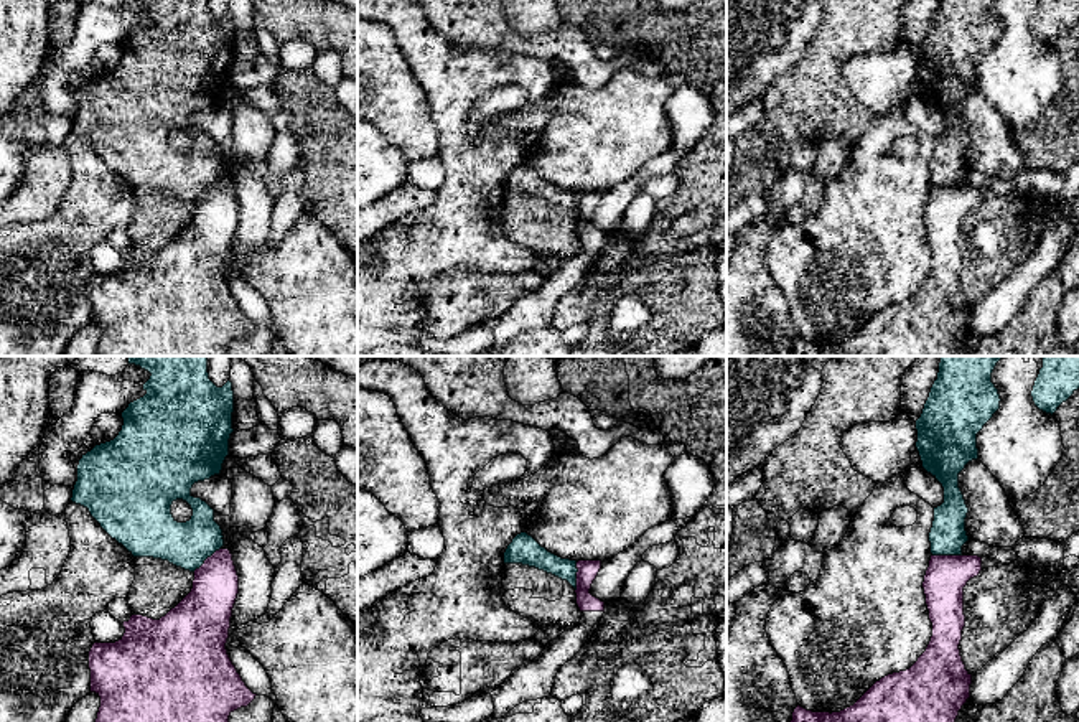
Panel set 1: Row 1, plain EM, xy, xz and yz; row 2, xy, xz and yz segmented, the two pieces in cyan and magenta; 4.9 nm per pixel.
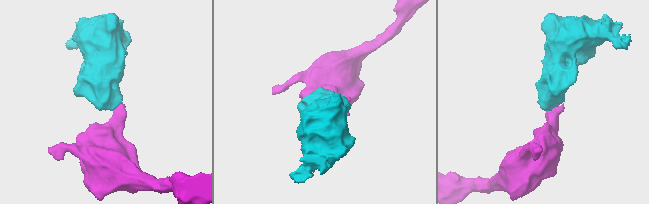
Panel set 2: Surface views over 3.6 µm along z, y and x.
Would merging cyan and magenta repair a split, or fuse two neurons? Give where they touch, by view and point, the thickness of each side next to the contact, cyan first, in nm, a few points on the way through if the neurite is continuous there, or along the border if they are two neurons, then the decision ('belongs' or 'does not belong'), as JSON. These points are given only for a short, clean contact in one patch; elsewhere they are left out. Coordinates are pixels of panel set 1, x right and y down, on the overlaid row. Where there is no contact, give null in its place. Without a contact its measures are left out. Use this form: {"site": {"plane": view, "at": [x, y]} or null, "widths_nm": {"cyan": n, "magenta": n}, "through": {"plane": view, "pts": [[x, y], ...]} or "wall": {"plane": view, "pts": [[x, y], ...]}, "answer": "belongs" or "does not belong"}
{"site": {"plane": "yz", "at": [948, 554]}, "widths_nm": {"cyan": 180, "magenta": 200}, "wall": {"plane": "yz", "pts": [[933, 554], [961, 556]]}, "answer": "does not belong"}

